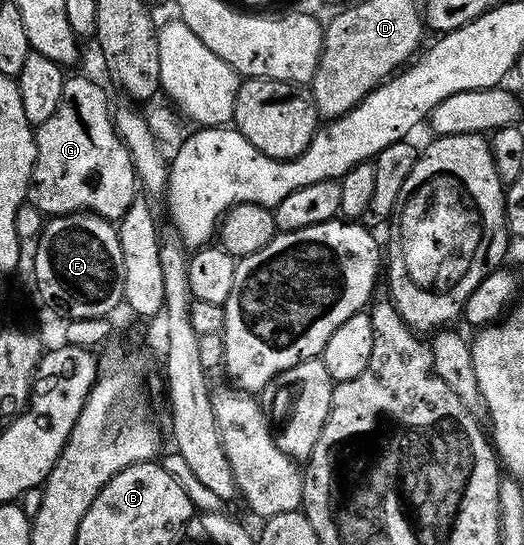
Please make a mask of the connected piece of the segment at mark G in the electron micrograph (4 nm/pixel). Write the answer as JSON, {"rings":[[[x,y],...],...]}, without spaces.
{"rings":[[[67,76],[64,91],[60,91],[60,103],[56,106],[56,111],[52,111],[50,118],[44,119],[44,123],[37,126],[34,142],[36,163],[32,167],[26,201],[32,208],[46,213],[45,215],[89,211],[117,222],[139,196],[138,174],[134,171],[126,143],[119,139],[114,130],[112,104],[106,98],[105,91],[92,78]]]}

